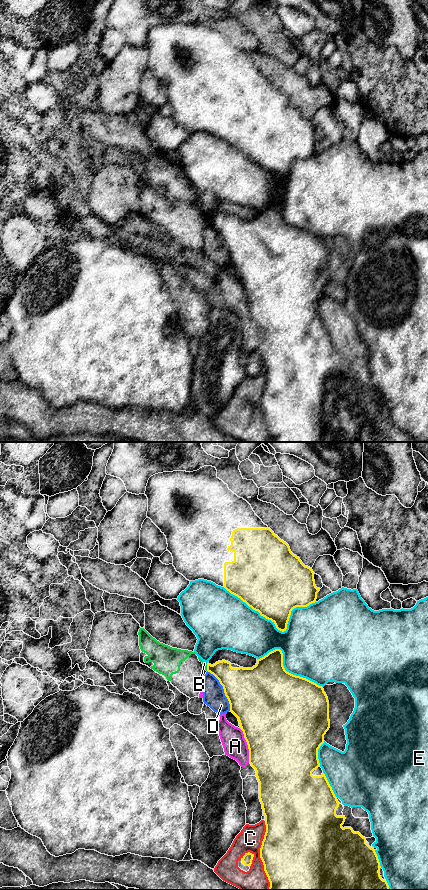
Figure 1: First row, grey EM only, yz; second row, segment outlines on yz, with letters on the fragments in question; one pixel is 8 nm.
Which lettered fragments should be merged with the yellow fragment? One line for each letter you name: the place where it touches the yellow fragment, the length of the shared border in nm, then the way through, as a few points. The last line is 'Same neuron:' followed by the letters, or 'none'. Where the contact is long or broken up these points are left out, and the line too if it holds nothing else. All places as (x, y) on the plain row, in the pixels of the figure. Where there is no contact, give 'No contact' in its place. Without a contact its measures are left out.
Same neuron: none

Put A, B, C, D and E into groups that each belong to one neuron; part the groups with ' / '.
A B / C / D / E

